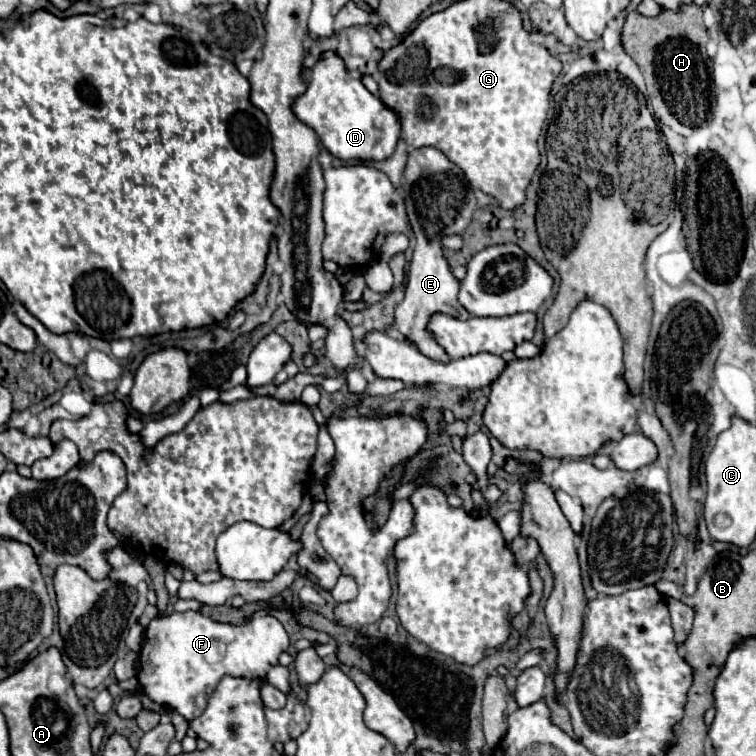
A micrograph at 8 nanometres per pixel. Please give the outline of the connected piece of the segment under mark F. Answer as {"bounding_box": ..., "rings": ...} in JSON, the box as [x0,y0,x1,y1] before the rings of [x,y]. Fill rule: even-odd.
{"bounding_box":[137,611,287,721],"rings":[[[197,611],[171,613],[149,623],[139,655],[137,679],[151,701],[191,721],[203,713],[205,695],[223,675],[265,677],[287,647],[287,631],[273,615],[251,617],[241,625],[229,625],[213,621]]]}

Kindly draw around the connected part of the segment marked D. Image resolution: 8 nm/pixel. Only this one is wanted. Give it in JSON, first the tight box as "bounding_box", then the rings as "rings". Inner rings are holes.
{"bounding_box":[293,51,401,161],"rings":[[[323,51],[311,67],[307,91],[295,99],[293,111],[317,133],[323,147],[341,161],[381,161],[395,151],[401,133],[401,123],[395,111],[369,93],[359,79],[349,79],[349,71],[335,51]]]}

